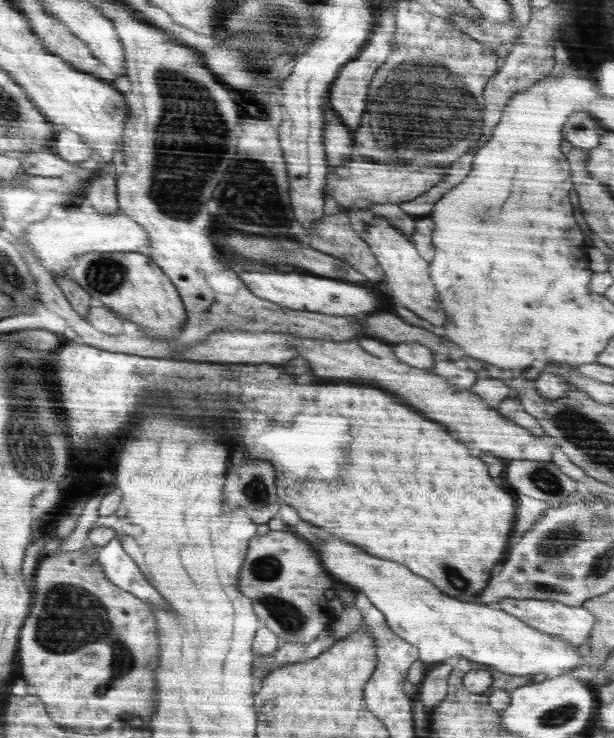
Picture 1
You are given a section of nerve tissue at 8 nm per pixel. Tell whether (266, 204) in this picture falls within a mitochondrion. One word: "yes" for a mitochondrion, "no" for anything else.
yes

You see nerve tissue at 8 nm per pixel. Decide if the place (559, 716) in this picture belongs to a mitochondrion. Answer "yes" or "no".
yes

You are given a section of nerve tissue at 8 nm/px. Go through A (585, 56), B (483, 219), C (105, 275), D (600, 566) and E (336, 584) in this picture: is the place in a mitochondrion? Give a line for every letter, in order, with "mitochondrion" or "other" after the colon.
A: other
B: mitochondrion
C: mitochondrion
D: mitochondrion
E: other

